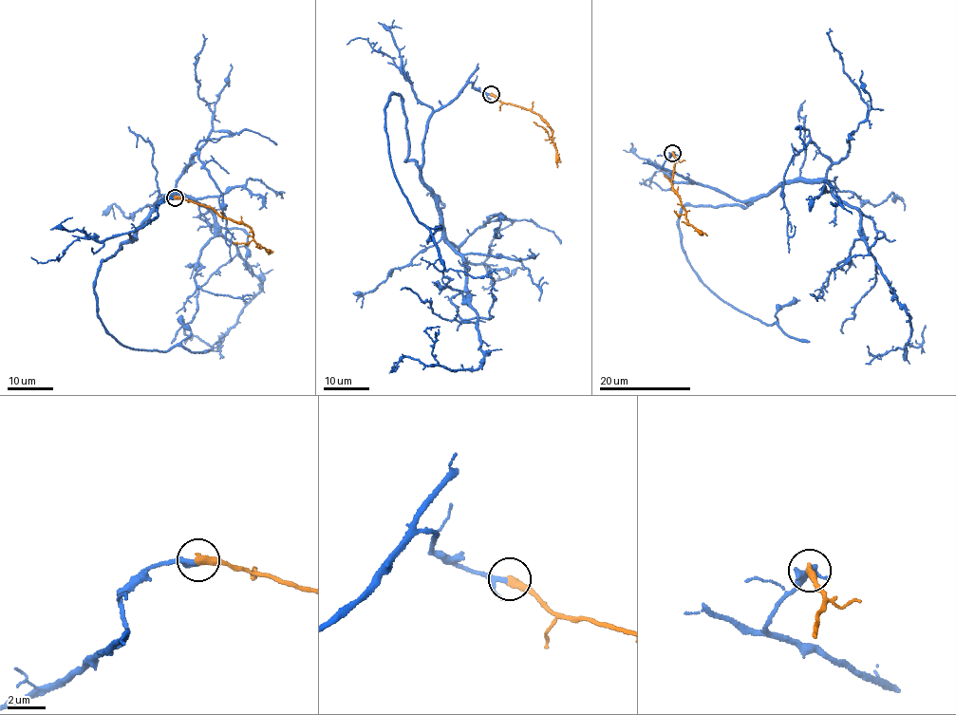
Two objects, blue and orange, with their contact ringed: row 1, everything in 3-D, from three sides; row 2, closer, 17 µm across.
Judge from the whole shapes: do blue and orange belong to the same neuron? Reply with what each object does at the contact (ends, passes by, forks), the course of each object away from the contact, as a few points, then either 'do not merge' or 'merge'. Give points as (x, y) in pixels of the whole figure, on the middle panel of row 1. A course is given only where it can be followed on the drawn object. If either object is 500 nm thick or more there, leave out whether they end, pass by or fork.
blue passes by | orange ends | blue via (491, 94), (469, 83), (432, 114), (421, 169), (462, 259), (482, 365), (404, 357), (393, 366) | orange via (491, 94), (501, 103), (520, 106), (545, 119), (552, 130), (551, 139), (557, 167) | merge

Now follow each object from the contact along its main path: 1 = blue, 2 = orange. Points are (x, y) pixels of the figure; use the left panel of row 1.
1: (175, 197), (129, 234), (182, 194), (213, 211), (262, 288), (216, 347), (188, 338), (181, 315)
2: (175, 197), (209, 205), (220, 216), (239, 222), (251, 229), (254, 242), (271, 253)

